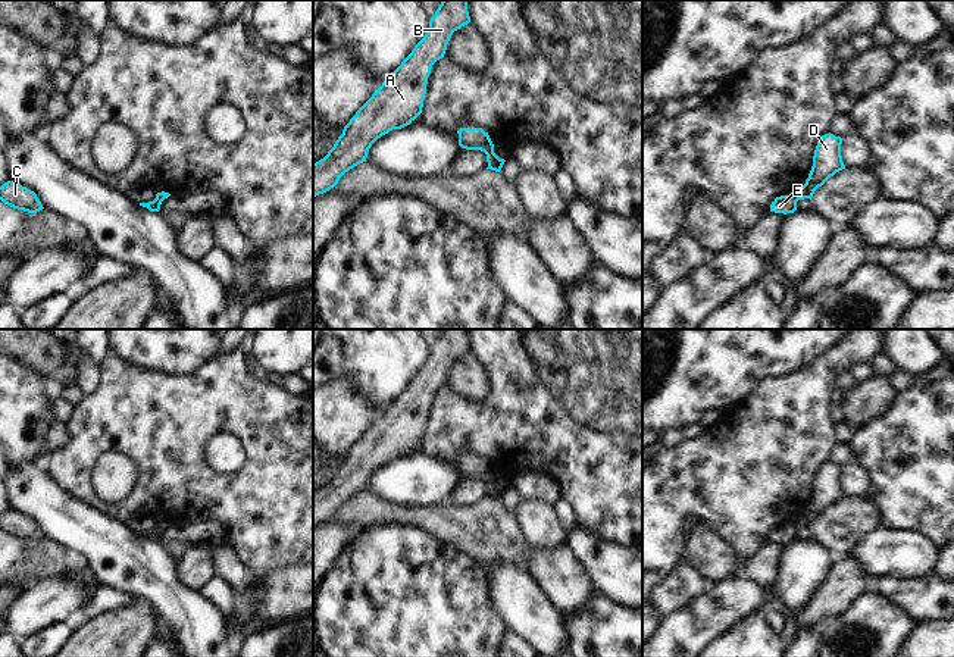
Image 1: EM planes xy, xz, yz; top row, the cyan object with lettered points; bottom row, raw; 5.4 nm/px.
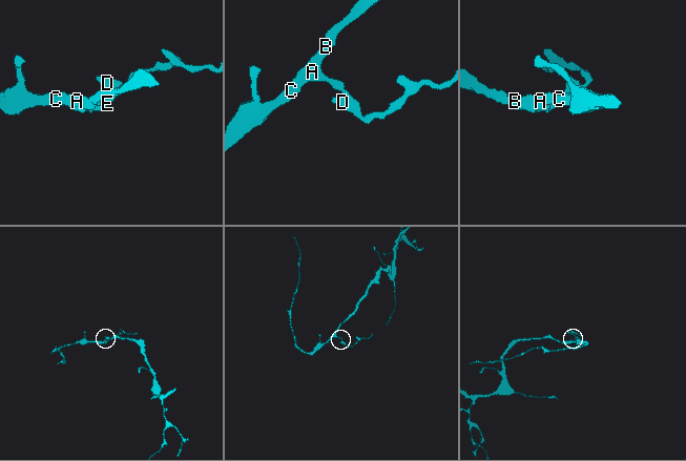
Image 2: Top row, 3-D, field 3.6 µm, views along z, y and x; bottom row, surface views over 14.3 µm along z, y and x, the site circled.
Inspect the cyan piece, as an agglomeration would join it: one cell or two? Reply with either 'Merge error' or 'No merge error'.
Merge error.

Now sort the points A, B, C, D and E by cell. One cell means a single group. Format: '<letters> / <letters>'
A B C E / D

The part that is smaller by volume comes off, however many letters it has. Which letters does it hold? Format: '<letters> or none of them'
D

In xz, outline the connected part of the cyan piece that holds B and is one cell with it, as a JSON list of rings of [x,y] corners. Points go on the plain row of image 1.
[[[467,329],[441,331],[423,367],[356,441],[328,484],[313,492],[313,526],[334,517],[345,501],[366,491],[378,467],[410,454],[422,442],[432,394],[444,387],[453,362],[469,351]]]

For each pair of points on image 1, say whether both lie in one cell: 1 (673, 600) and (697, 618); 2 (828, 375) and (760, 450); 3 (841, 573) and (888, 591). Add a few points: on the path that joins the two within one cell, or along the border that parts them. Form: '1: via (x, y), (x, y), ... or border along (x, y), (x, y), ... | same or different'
1: border along (706, 593), (663, 619) | different
2: via (809, 394), (779, 431) | same
3: border along (873, 581), (870, 588) | different

